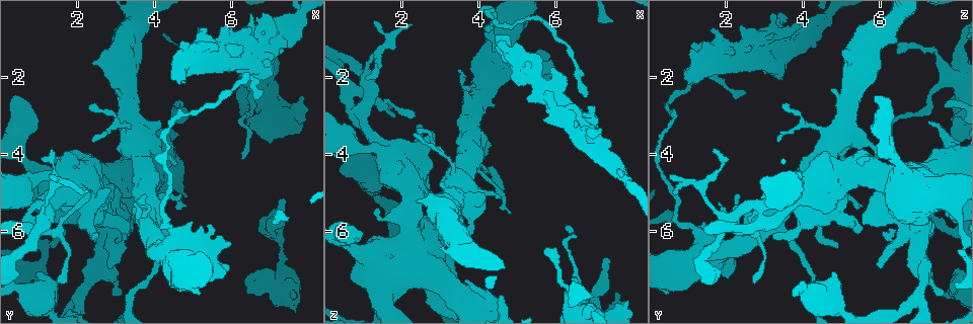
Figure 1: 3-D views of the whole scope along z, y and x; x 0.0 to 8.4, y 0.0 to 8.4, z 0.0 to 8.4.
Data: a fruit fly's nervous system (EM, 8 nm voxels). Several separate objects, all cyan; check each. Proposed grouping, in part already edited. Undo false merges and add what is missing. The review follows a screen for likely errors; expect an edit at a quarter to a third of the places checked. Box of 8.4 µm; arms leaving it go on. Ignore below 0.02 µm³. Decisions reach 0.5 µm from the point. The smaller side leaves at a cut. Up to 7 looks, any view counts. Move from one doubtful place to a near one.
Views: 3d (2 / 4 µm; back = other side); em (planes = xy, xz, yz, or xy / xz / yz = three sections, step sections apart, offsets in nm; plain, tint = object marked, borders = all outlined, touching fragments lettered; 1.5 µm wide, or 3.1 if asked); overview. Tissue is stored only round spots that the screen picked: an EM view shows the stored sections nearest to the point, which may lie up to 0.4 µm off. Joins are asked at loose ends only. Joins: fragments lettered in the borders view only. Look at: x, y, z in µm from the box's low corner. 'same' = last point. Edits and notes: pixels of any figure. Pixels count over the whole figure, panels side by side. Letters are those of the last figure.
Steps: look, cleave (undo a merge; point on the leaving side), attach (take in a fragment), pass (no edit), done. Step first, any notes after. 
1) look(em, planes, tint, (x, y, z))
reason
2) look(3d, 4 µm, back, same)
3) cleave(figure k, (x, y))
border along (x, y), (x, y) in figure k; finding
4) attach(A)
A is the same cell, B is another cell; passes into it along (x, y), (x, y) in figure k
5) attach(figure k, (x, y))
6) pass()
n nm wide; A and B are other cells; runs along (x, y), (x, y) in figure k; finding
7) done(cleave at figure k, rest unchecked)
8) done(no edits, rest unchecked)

look(em, yz, step 4, tint, (2.75, 1.30, 5.00))
an open end

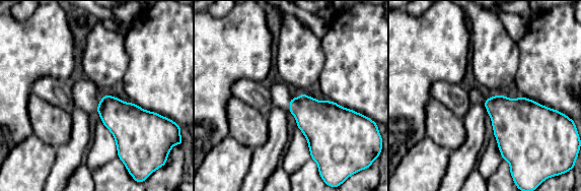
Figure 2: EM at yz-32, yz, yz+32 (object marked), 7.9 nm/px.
look(em, yz, step 4, borders, same)

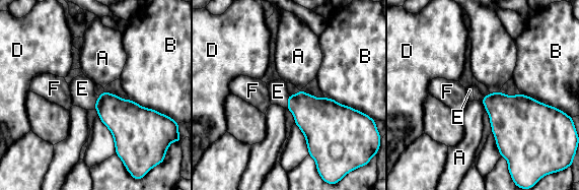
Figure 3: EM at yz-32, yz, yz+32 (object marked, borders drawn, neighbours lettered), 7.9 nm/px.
attach(E)
E is the same cell, A, B, D and F are other cells; passes into it along (315, 117), (288, 102), (278, 91) in figure 3; it goes on there

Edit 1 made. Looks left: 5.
look(overview)
redraw

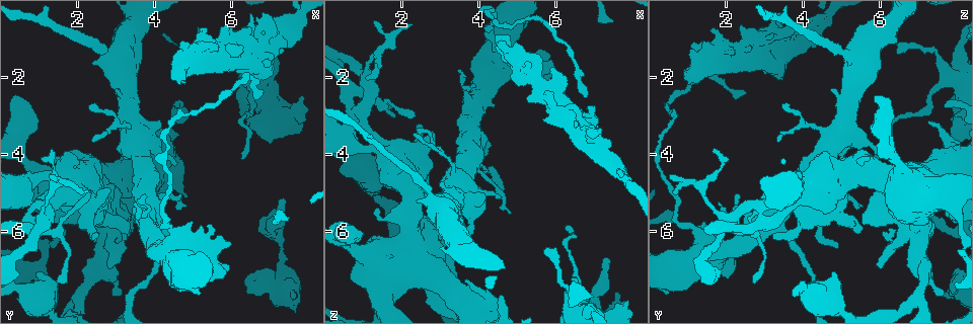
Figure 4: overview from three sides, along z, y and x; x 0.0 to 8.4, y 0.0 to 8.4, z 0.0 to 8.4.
look(em, planes, borders, (1.50, 4.95, 7.85))
sudden change in width

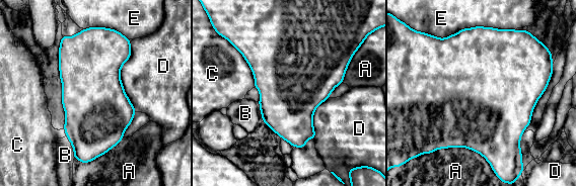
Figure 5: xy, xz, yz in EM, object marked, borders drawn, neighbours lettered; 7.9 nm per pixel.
pass()
A, B, C, D and E are other cells; all the same cell

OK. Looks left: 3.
look(3d, 4 µm, (7.55, 7.60, 7.60))
free end

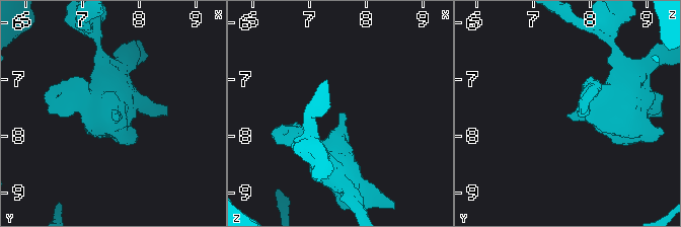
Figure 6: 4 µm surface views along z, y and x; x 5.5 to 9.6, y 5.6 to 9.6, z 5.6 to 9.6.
look(em, planes, borders, (7.55, 7.60, 7.60))
shape alone is not enough

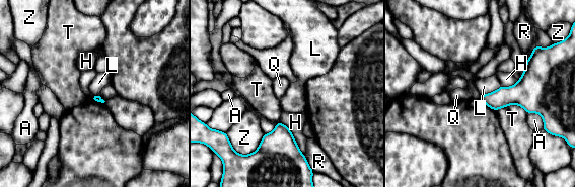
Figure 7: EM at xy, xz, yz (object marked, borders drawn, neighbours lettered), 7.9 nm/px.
pass()
A, H, L, Q, R, T and Z are other cells; border along (500, 85), (495, 90), (481, 95) in figure 7; no lettered fragment goes on from it

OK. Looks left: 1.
done(attach at figure 3, rest unchecked)

